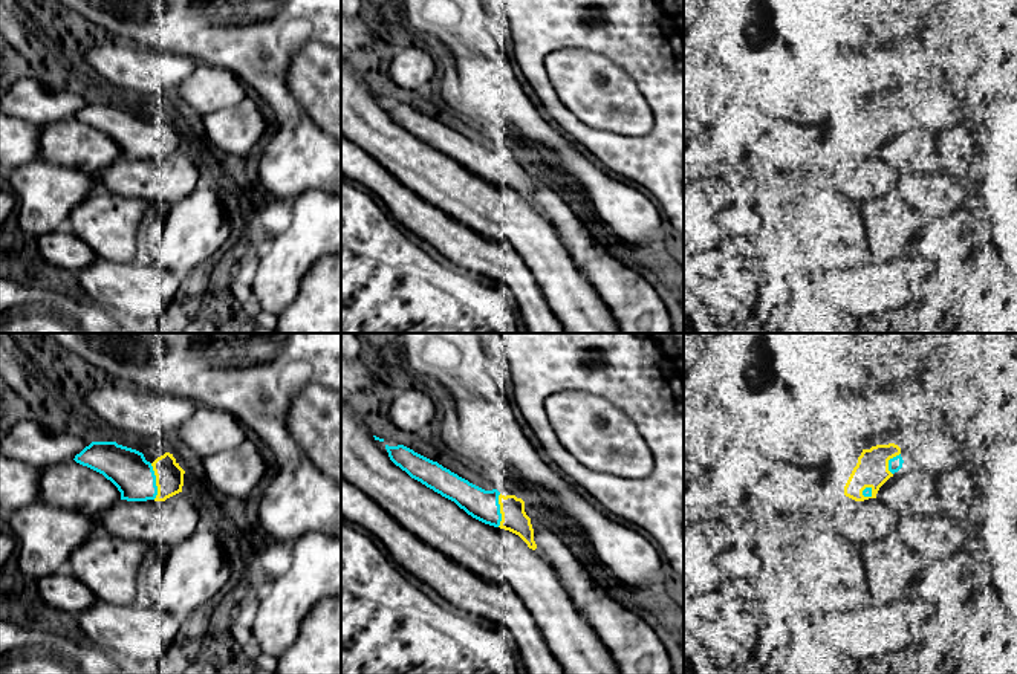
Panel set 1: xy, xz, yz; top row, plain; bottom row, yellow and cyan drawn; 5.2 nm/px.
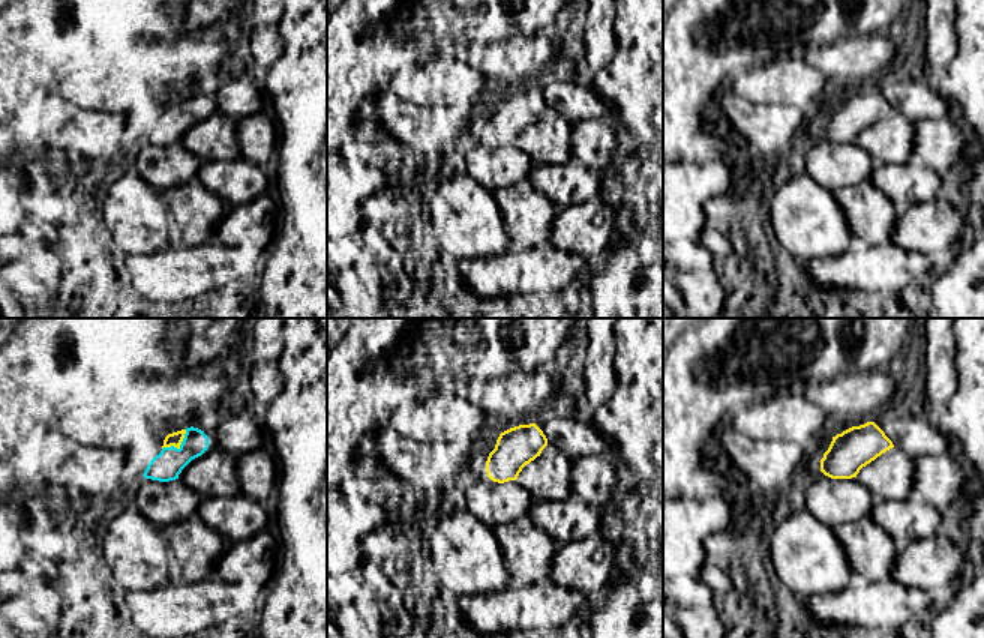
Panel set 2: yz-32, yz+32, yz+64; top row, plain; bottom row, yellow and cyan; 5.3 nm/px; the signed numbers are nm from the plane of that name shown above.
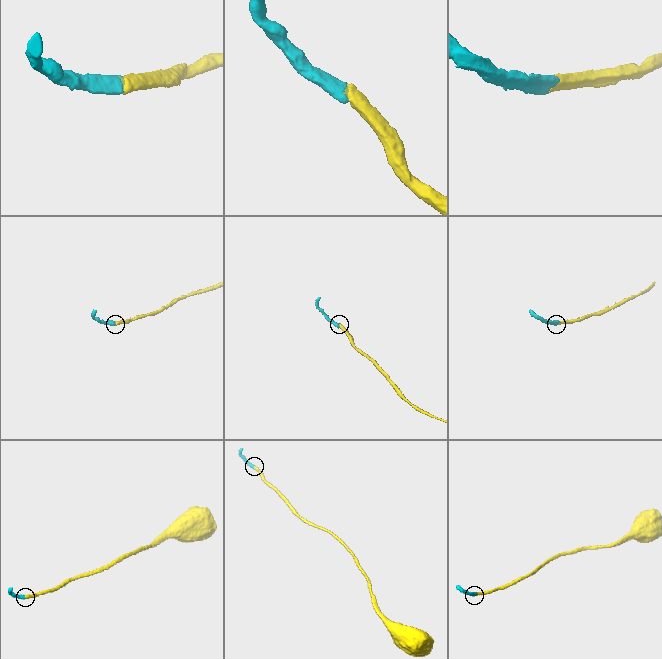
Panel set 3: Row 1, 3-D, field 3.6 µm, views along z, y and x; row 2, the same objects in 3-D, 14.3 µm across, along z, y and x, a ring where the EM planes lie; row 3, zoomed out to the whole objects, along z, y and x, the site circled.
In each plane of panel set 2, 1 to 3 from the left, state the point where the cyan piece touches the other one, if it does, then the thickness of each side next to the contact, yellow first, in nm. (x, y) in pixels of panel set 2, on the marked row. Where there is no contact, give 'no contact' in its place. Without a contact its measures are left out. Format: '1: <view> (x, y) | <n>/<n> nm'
1: yz-32 (179, 446) | 70/160 nm
2: no contact
3: no contact

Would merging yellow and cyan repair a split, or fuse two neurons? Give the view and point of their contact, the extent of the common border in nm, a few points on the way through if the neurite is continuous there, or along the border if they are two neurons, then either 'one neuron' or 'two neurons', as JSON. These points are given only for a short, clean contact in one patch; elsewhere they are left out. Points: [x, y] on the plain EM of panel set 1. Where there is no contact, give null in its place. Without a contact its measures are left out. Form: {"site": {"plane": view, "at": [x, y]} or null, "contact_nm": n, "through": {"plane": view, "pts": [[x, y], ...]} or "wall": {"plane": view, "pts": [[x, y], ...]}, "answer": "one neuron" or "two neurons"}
{"site": {"plane": "xy", "at": [156, 139]}, "contact_nm": 190, "through": {"plane": "xy", "pts": [[168, 132], [156, 139], [138, 138], [126, 126]]}, "answer": "one neuron"}

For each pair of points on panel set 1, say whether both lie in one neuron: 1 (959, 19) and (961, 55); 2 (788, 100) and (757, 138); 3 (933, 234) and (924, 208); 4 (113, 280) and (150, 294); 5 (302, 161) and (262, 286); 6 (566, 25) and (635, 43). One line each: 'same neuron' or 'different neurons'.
1: same neuron
2: different neurons
3: different neurons
4: same neuron
5: different neurons
6: same neuron

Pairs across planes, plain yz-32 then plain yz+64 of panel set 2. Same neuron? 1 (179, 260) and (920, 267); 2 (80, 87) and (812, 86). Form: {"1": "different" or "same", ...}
{"1": "same", "2": "same"}

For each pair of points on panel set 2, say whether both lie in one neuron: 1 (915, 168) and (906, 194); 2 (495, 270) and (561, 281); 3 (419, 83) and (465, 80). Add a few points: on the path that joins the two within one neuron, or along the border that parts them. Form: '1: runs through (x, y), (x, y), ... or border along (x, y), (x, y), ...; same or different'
1: runs through (915, 174), (906, 188); same
2: runs through (512, 273), (545, 273); same
3: runs through (431, 83), (453, 83); same

